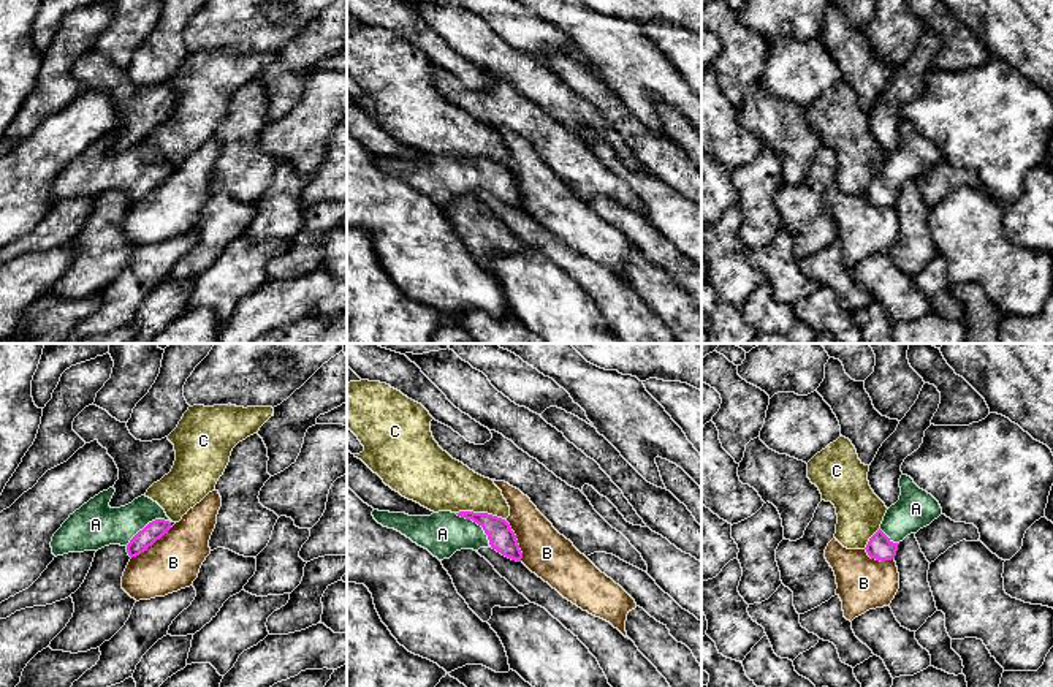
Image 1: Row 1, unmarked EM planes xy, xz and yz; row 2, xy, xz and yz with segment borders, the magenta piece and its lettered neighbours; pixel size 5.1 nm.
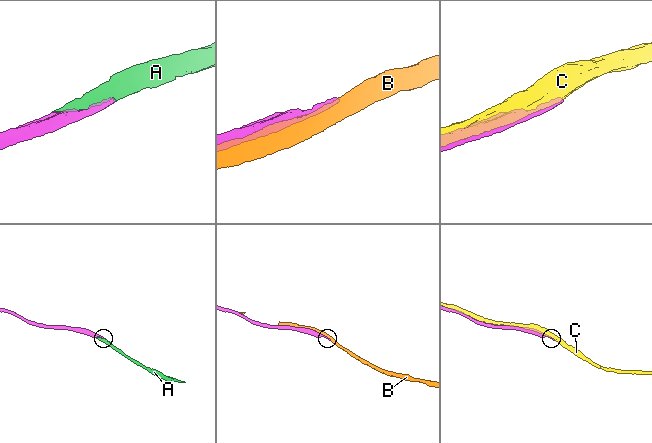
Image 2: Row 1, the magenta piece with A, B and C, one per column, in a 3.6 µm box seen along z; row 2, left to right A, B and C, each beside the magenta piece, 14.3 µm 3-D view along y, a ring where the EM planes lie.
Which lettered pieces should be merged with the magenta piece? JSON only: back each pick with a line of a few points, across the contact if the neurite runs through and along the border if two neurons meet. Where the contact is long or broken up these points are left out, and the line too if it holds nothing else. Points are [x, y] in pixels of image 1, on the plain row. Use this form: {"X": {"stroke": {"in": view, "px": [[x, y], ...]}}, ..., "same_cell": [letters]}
{"same_cell": ["A"]}

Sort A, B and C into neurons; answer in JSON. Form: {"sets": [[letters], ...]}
{"sets": [["A"], ["B"], ["C"]]}

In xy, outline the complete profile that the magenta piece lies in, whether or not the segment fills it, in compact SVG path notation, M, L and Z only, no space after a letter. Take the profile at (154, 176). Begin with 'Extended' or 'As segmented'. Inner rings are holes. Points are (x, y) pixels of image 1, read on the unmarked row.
Extended. M116 135L100 138L76 155L54 179L52 199L98 196L109 190L127 193L136 203L176 169L152 144L141 141L131 149L111 154Z

